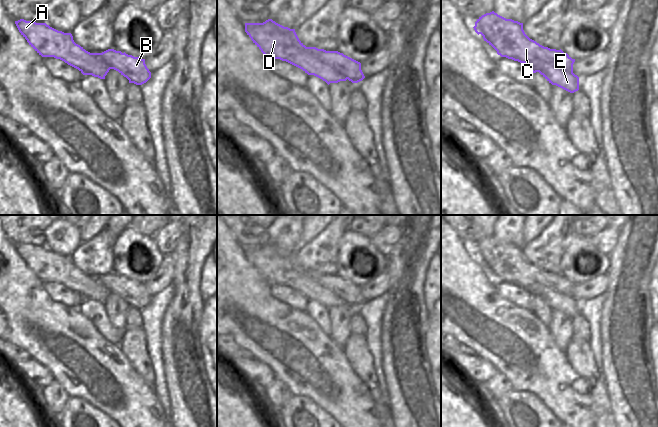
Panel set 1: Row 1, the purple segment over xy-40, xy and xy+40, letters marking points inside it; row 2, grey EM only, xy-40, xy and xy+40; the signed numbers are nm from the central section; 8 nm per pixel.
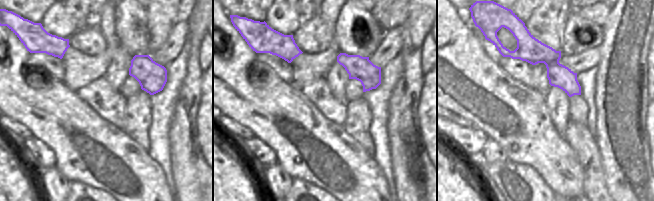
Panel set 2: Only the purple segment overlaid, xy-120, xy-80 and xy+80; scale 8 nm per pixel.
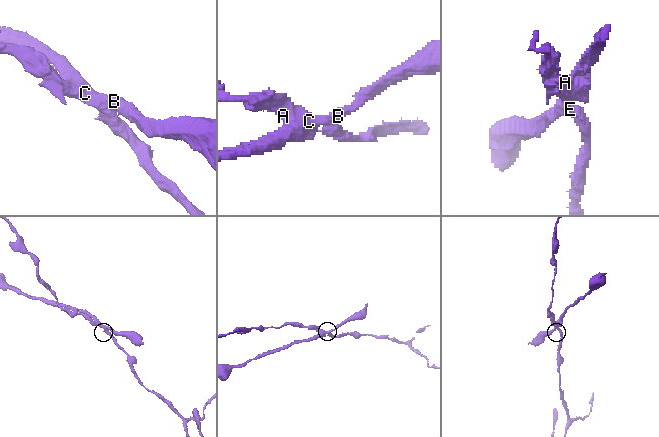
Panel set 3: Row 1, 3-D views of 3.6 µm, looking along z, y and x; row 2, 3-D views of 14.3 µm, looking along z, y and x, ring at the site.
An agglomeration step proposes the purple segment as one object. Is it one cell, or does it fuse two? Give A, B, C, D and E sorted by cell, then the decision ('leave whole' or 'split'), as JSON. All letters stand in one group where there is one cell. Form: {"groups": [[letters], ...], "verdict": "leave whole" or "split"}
{"groups": [["A", "D", "E"], ["B", "C"]], "verdict": "split"}

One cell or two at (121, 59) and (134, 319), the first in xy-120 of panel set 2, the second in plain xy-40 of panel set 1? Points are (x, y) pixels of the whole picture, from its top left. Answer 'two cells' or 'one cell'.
two cells

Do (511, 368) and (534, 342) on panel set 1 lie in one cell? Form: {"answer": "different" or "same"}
{"answer": "same"}

